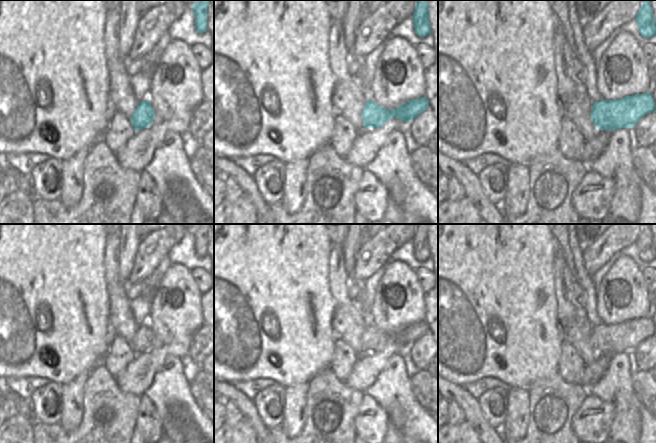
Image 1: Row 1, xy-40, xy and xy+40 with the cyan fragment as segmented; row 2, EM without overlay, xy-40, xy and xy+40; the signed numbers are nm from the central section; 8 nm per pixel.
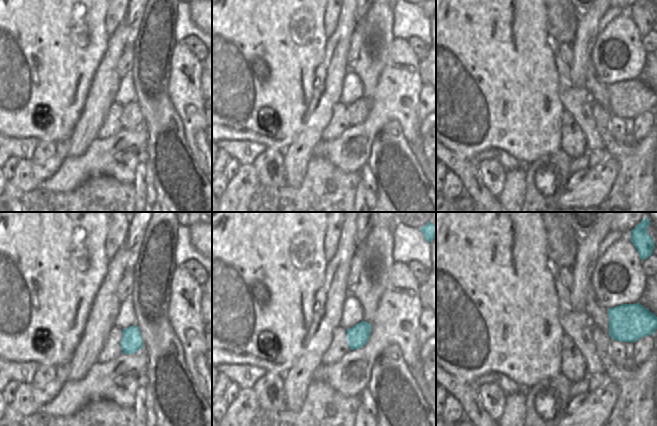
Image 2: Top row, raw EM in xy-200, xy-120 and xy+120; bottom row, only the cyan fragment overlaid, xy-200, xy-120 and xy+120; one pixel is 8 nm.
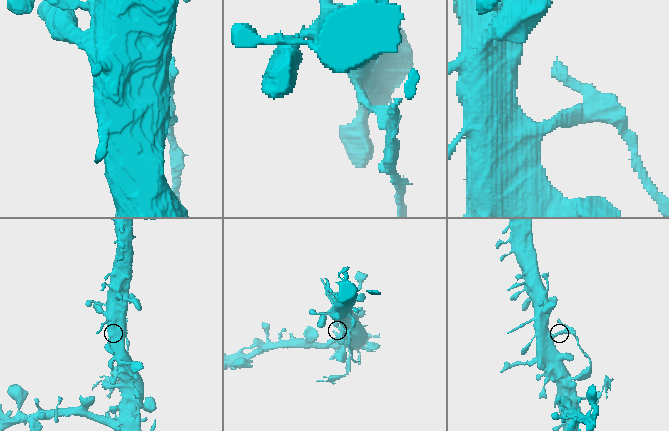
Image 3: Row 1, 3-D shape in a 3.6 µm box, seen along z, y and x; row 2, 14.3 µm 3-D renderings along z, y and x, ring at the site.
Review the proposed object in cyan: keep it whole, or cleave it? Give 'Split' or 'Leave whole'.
Split.

